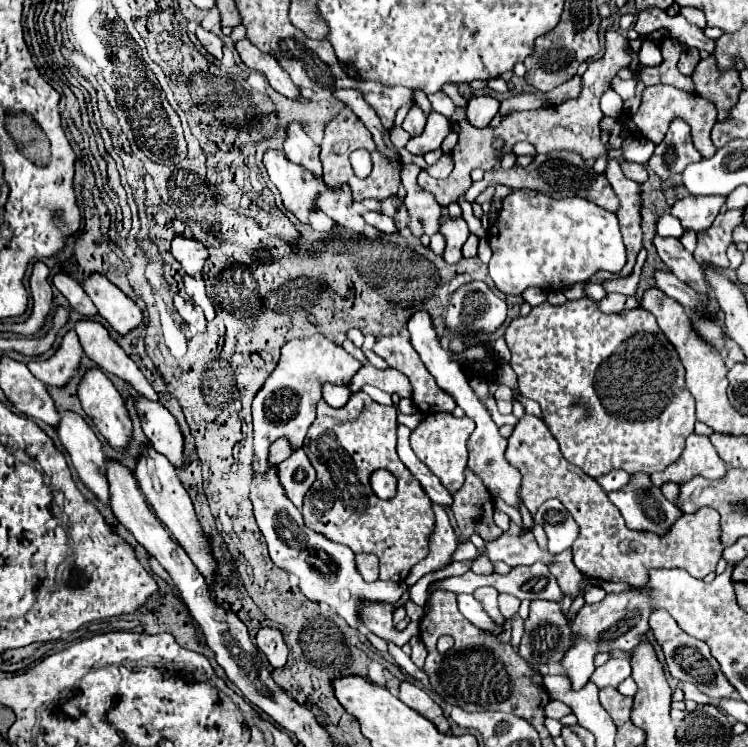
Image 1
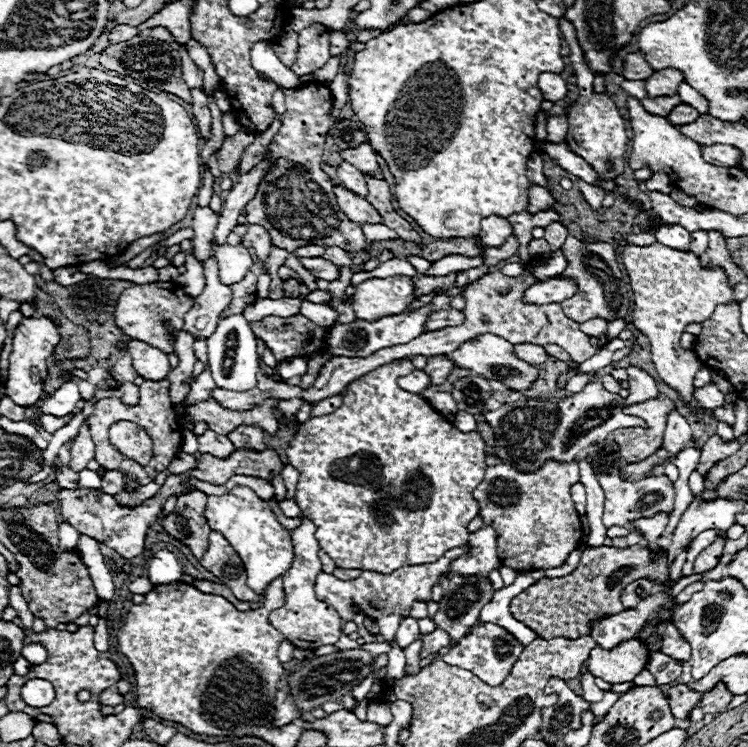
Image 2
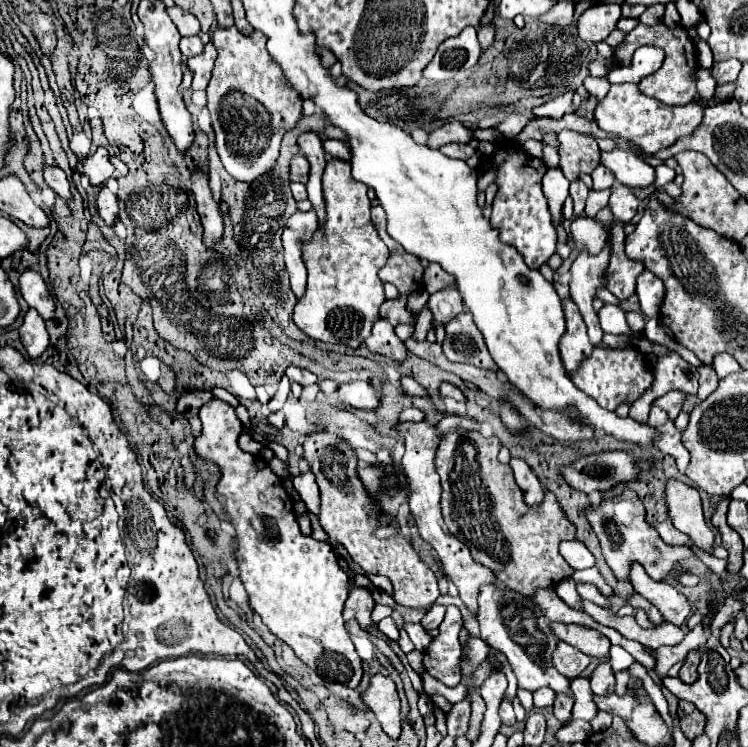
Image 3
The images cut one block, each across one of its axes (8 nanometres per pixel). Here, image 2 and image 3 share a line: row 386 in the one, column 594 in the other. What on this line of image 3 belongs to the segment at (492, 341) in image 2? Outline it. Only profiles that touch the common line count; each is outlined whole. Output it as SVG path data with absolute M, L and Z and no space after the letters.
M626 488L622 492L622 496L612 498L612 500L604 500L600 506L592 506L586 510L586 518L590 520L600 546L602 546L602 554L606 558L606 564L612 568L614 576L618 580L628 580L630 576L630 566L634 562L642 564L646 574L652 580L664 580L670 570L674 568L676 562L686 560L692 554L692 550L688 546L668 546L660 534L646 522L646 512L642 502L638 500L636 492Z

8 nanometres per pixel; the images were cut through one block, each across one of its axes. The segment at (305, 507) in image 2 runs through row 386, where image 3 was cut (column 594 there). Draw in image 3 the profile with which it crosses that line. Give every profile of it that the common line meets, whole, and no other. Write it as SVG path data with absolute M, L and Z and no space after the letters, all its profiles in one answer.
M596 346L594 352L588 358L584 358L584 362L580 364L580 370L576 370L576 374L568 374L568 376L572 378L572 382L578 390L586 392L602 408L612 410L612 412L620 404L632 406L634 400L638 400L644 394L644 390L648 390L654 382L650 356L640 354L640 350L634 350L632 346L624 346L624 348Z

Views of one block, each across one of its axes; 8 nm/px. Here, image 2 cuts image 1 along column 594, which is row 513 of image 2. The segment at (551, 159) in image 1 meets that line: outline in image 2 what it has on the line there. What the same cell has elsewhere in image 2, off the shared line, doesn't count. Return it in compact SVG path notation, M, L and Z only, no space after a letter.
M190 492L178 496L176 510L164 518L164 530L184 542L196 558L202 558L208 548L210 526L204 518L206 508L206 494L204 492Z

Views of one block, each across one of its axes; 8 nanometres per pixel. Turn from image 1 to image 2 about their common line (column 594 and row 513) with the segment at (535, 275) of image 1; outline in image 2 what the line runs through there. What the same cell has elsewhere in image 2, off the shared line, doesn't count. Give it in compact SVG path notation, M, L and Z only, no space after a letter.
M236 486L224 496L208 496L204 516L208 526L216 532L222 532L242 558L248 574L248 584L254 592L262 594L266 584L270 584L274 578L282 576L290 568L294 556L290 544L290 532L280 526L280 522L268 508L266 500L262 500L252 488Z

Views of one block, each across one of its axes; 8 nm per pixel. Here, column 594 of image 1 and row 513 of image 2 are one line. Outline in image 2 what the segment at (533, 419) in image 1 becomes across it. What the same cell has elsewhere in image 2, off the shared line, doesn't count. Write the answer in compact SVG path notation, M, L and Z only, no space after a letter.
M546 460L546 464L534 472L518 472L510 464L498 464L486 468L486 476L474 490L474 498L480 504L480 516L484 518L484 522L492 526L500 536L498 556L504 566L514 568L516 572L558 568L566 562L570 552L578 548L582 540L582 522L570 494L570 488L576 482L580 482L580 474L578 474L578 462L574 460L566 464L560 464L556 460Z

